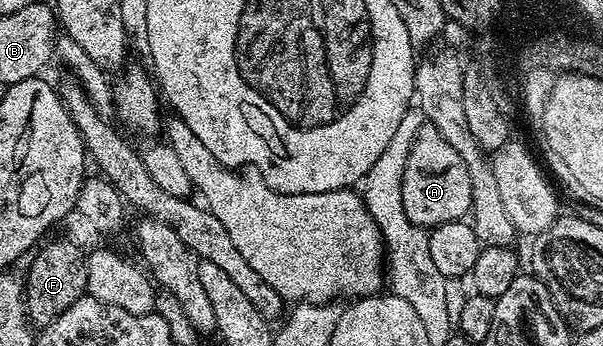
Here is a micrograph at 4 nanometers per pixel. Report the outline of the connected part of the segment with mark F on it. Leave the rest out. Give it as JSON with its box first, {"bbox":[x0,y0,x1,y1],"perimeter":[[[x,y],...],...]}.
{"bbox":[24,239,88,329],"perimeter":[[[58,239],[47,247],[41,247],[33,252],[35,255],[30,263],[30,272],[24,278],[26,318],[38,329],[47,327],[60,312],[68,309],[68,305],[81,299],[86,294],[88,285],[85,250],[81,251],[76,244],[69,243],[66,239]]]}

